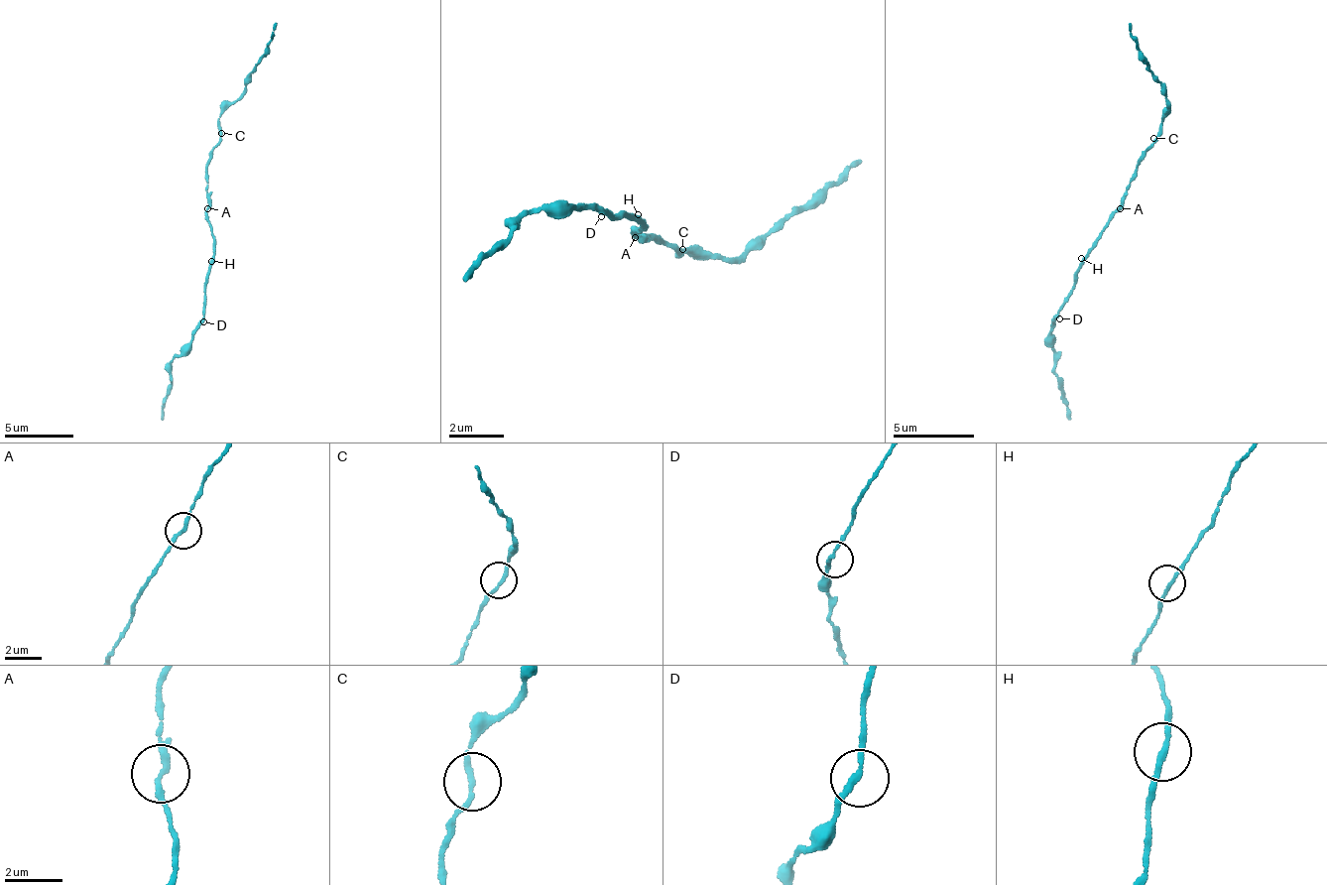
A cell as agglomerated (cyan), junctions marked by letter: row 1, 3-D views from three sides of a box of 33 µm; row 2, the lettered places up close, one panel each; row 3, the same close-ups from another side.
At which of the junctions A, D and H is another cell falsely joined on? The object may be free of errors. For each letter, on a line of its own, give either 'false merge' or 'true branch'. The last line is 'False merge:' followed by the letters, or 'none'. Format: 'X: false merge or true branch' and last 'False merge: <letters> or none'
A: true branch
D: true branch
H: true branch
False merge: none

